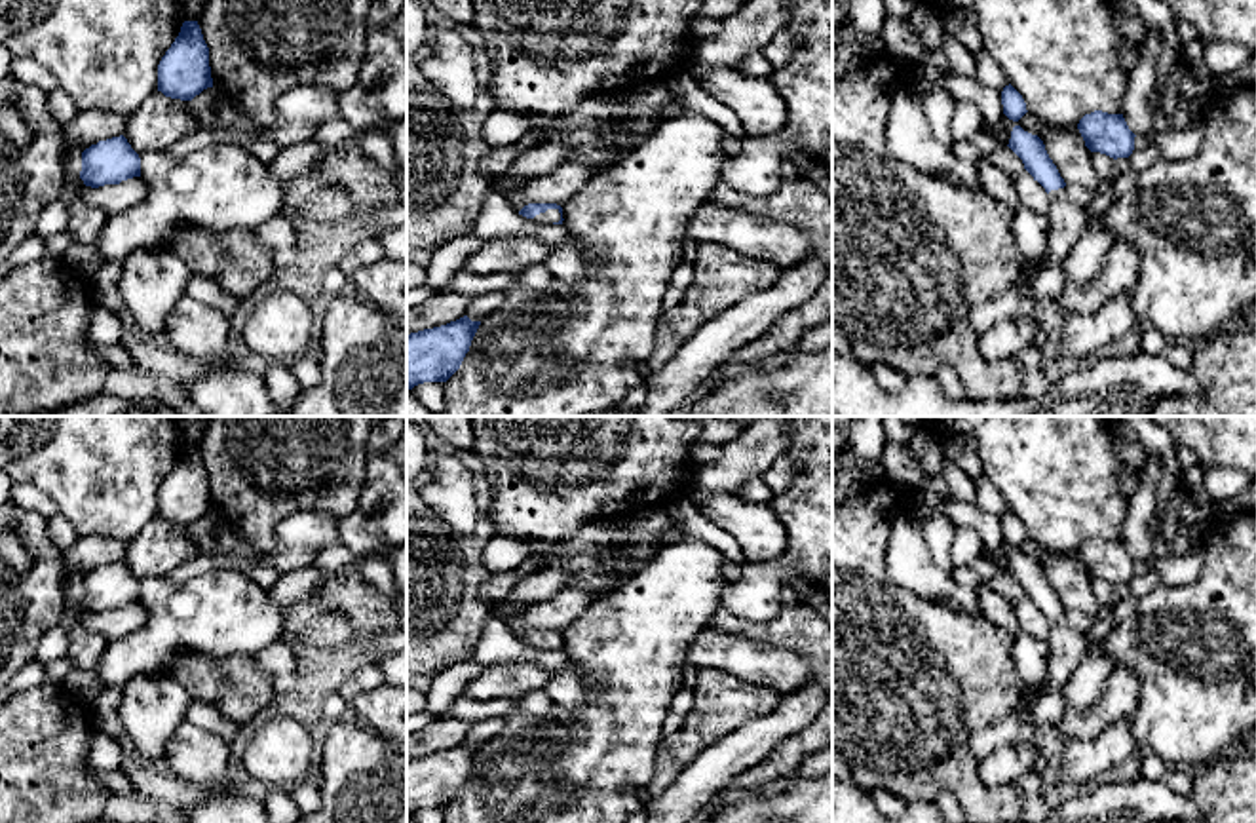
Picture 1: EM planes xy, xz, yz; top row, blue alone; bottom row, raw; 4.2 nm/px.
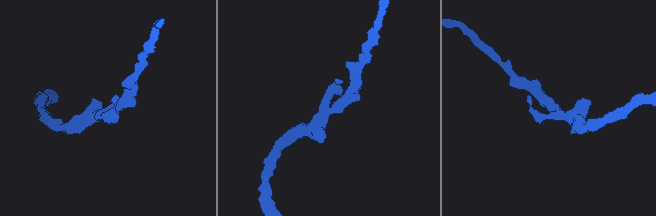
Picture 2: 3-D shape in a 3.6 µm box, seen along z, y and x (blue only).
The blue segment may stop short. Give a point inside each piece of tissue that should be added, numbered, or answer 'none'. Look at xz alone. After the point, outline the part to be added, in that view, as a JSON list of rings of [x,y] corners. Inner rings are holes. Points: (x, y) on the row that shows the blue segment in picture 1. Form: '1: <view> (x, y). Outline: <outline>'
1: xz (551, 215). Outline: [[[547,209],[545,213],[536,215],[534,220],[543,224],[553,224],[561,220],[561,213],[559,209]]]

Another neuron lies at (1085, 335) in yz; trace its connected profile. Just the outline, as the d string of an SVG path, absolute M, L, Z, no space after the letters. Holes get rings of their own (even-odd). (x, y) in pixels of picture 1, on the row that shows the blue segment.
M1125 293L1094 312L1066 316L1058 338L1066 355L1098 357L1110 342L1142 325L1142 319L1132 310L1131 295Z

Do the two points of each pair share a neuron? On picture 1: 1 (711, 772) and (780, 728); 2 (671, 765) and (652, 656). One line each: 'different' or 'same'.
1: same
2: different

